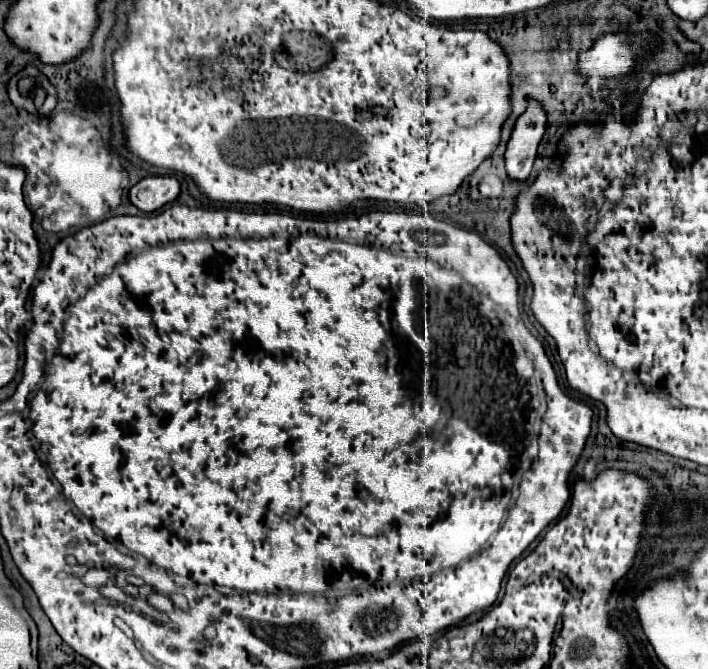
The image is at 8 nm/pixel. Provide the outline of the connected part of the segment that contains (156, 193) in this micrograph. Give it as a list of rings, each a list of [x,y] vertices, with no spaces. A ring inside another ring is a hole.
[[[169,175],[145,177],[129,189],[129,201],[143,213],[153,213],[179,195],[179,181]]]

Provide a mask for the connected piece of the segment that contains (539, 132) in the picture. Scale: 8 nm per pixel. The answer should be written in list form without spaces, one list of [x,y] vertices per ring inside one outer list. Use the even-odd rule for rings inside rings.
[[[535,99],[529,101],[527,111],[517,119],[513,135],[505,151],[505,167],[511,179],[525,181],[531,173],[537,145],[543,139],[547,127],[547,113]]]

